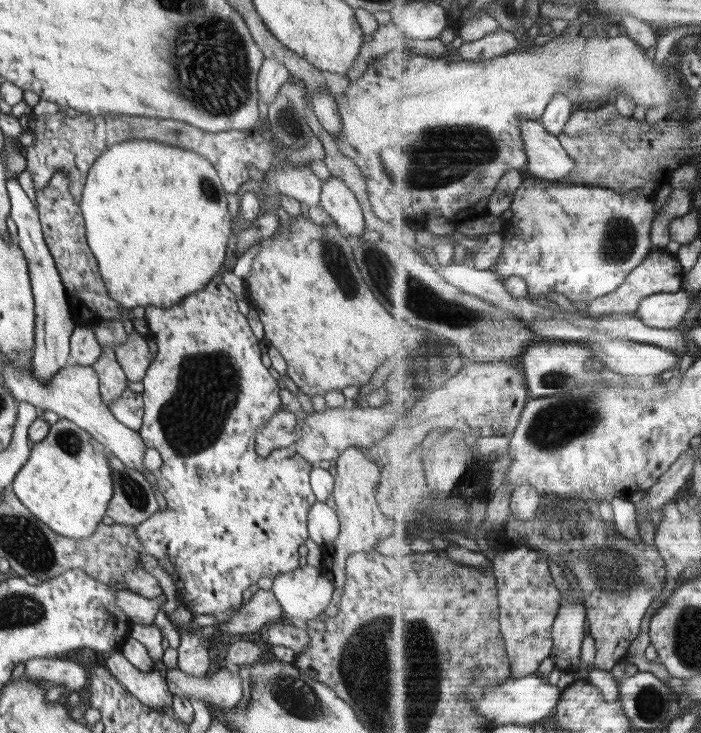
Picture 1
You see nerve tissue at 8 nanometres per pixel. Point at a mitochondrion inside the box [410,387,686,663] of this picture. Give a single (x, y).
(610, 570)

